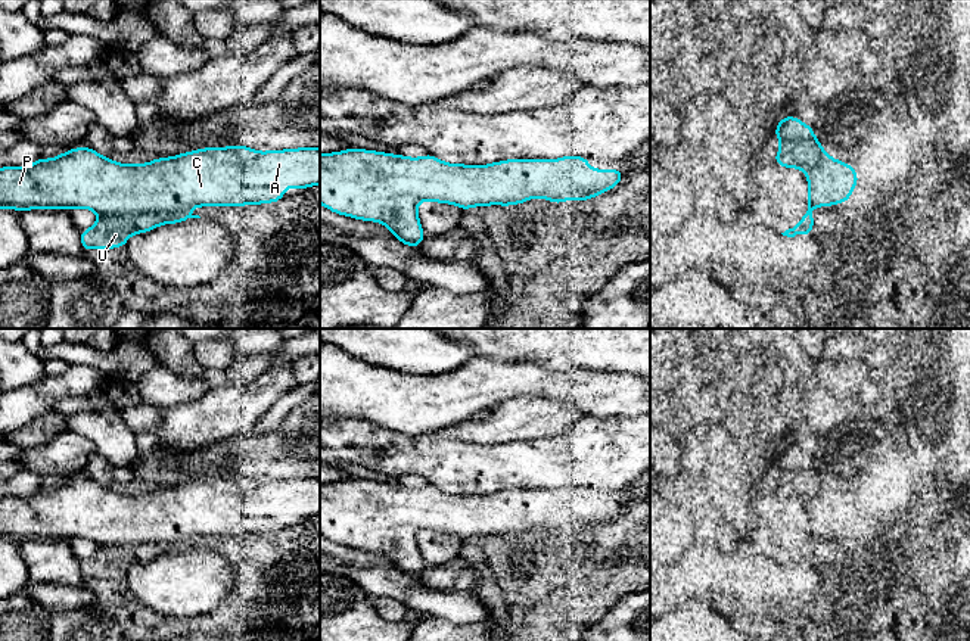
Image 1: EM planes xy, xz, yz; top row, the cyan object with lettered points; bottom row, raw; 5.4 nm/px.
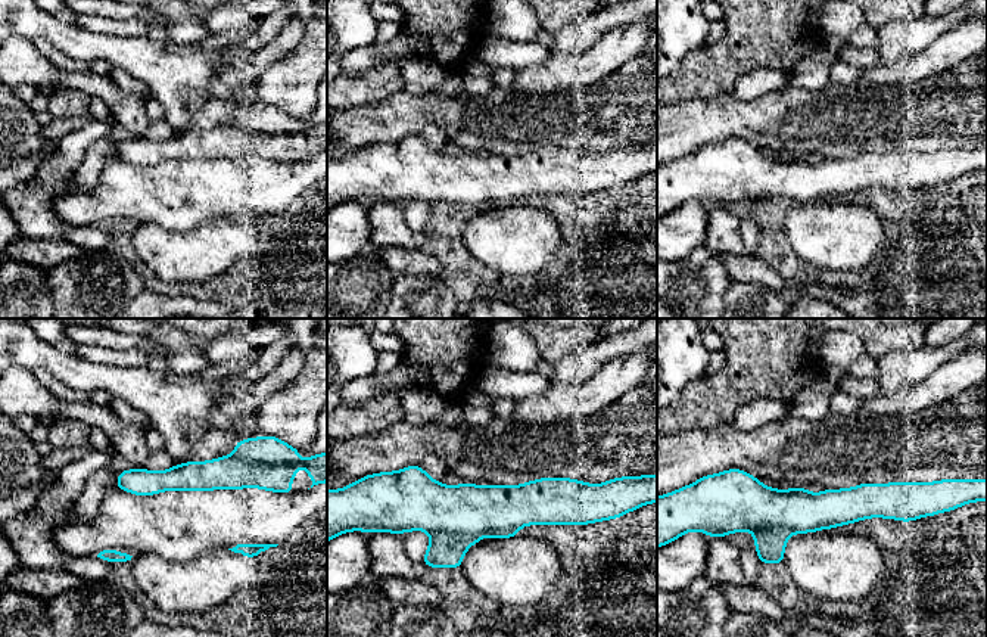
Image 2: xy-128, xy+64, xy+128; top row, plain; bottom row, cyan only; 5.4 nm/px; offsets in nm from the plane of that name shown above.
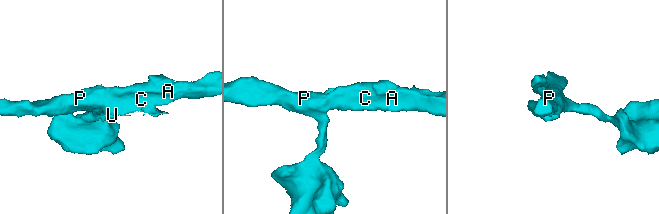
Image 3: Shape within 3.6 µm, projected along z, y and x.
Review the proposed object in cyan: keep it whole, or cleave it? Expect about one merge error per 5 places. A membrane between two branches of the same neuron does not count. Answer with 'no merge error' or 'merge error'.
no merge error

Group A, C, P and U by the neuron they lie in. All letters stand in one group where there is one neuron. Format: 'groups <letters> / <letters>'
groups A C P U

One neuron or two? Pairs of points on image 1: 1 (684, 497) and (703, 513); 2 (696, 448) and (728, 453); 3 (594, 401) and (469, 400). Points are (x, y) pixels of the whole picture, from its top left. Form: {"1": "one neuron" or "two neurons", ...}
{"1": "one neuron", "2": "one neuron", "3": "one neuron"}

